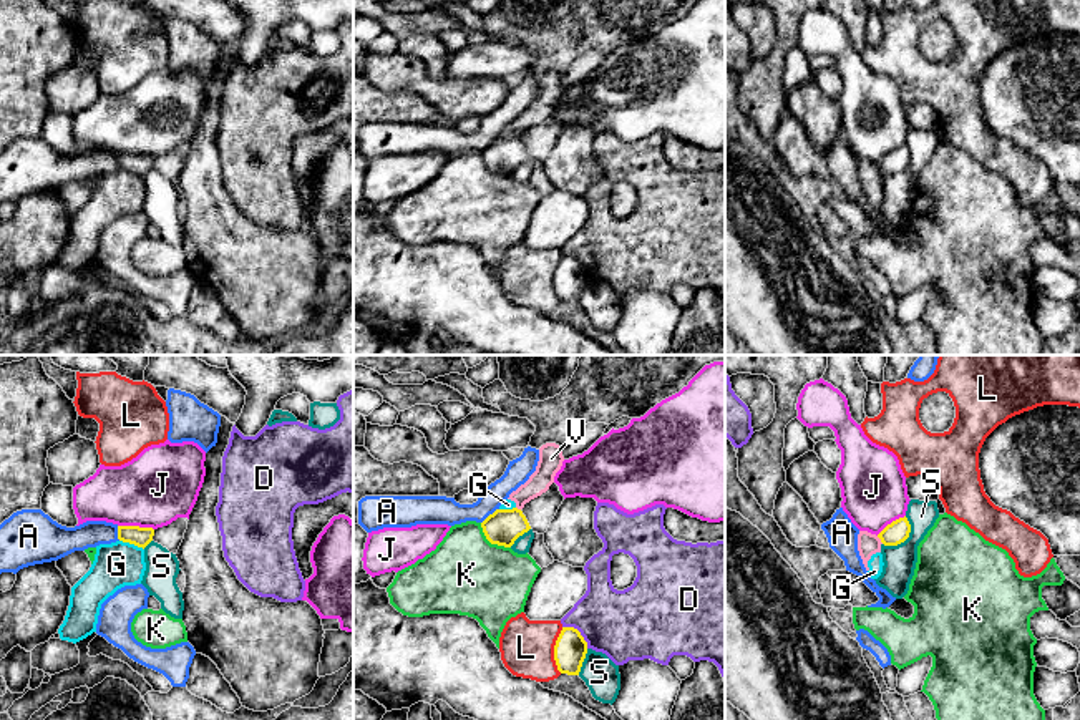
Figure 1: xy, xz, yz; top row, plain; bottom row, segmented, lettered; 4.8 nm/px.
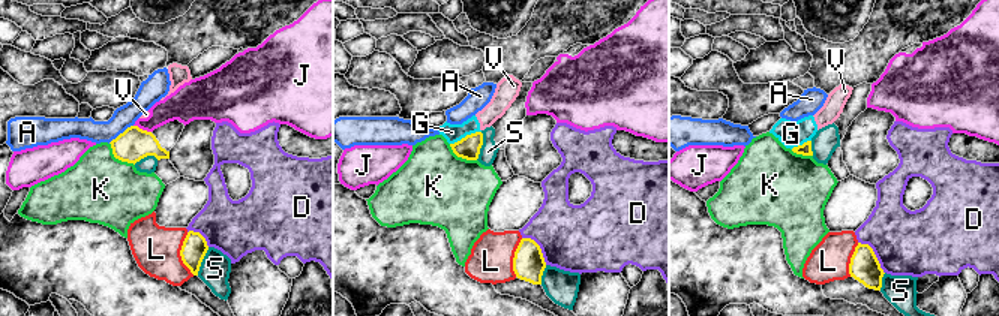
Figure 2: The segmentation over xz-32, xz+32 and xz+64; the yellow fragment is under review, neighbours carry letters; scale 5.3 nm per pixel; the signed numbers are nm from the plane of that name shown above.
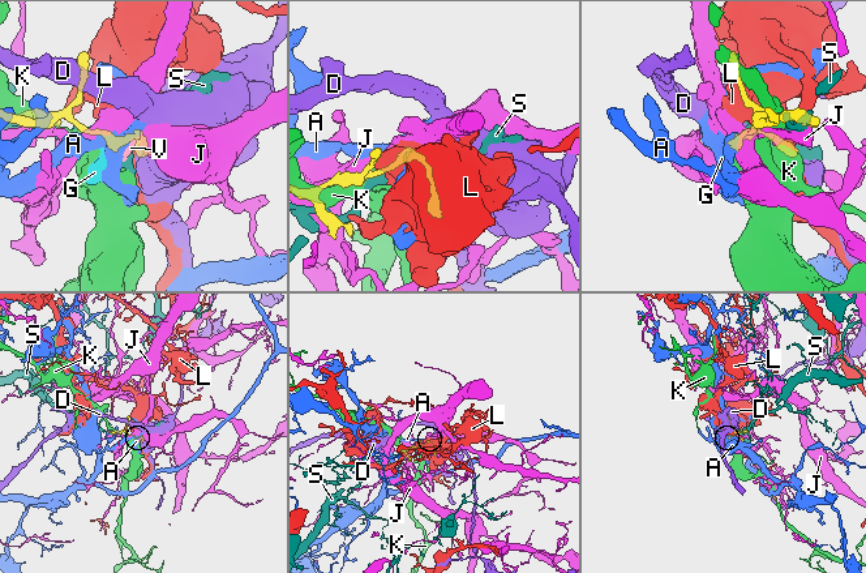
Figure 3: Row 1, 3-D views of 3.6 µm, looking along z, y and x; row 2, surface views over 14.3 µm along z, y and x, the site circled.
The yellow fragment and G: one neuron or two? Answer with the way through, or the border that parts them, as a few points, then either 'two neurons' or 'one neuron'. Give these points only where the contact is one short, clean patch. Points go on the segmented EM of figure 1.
along xy (120, 540), (143, 549) | two neurons

